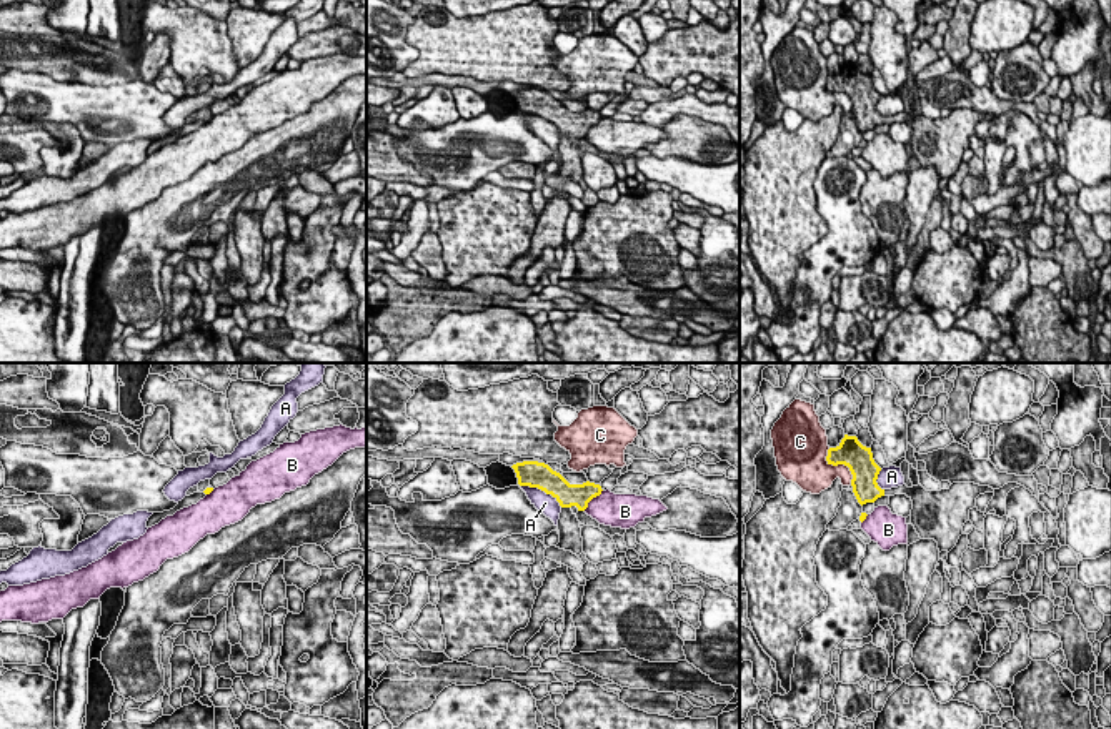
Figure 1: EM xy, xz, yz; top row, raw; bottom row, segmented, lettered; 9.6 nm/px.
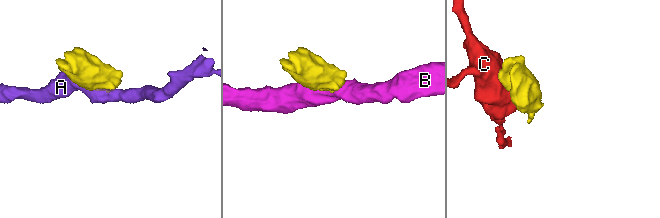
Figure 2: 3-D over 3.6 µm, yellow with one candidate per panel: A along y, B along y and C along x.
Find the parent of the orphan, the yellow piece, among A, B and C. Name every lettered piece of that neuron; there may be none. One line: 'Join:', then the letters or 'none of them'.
Join: none of them

